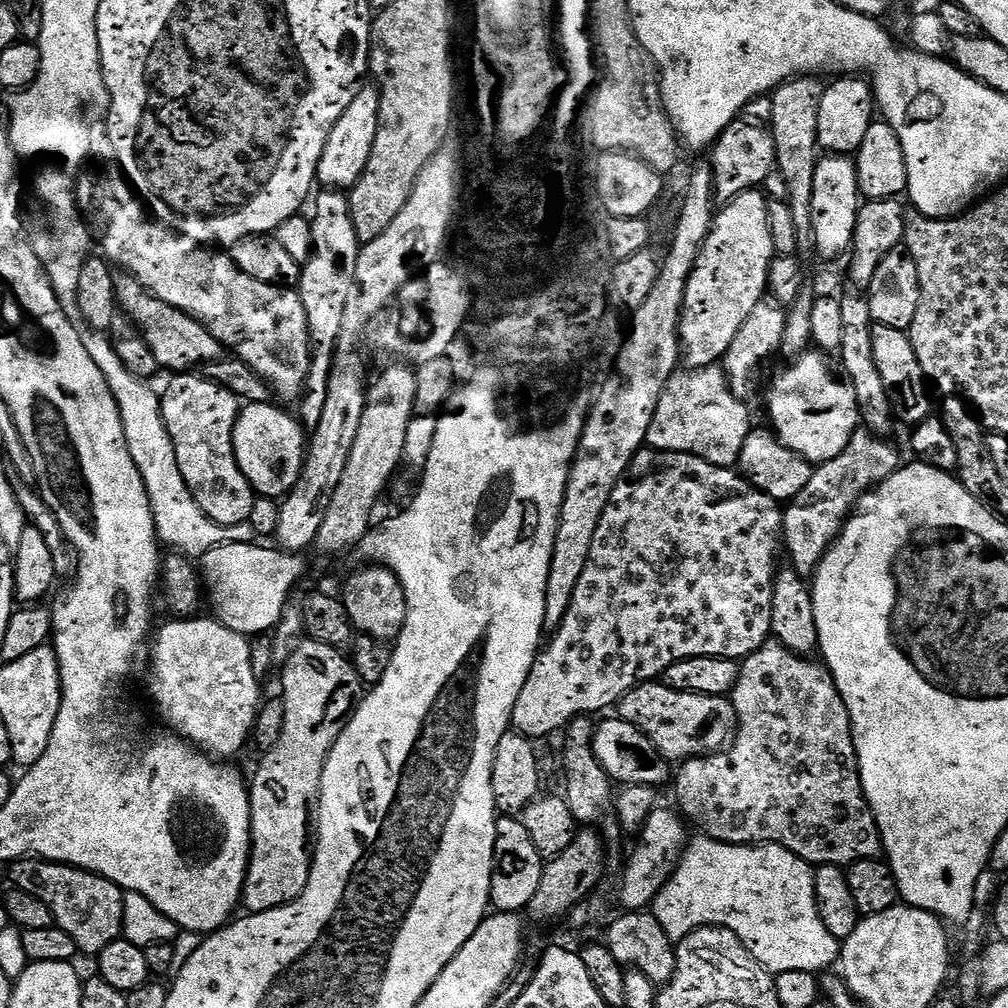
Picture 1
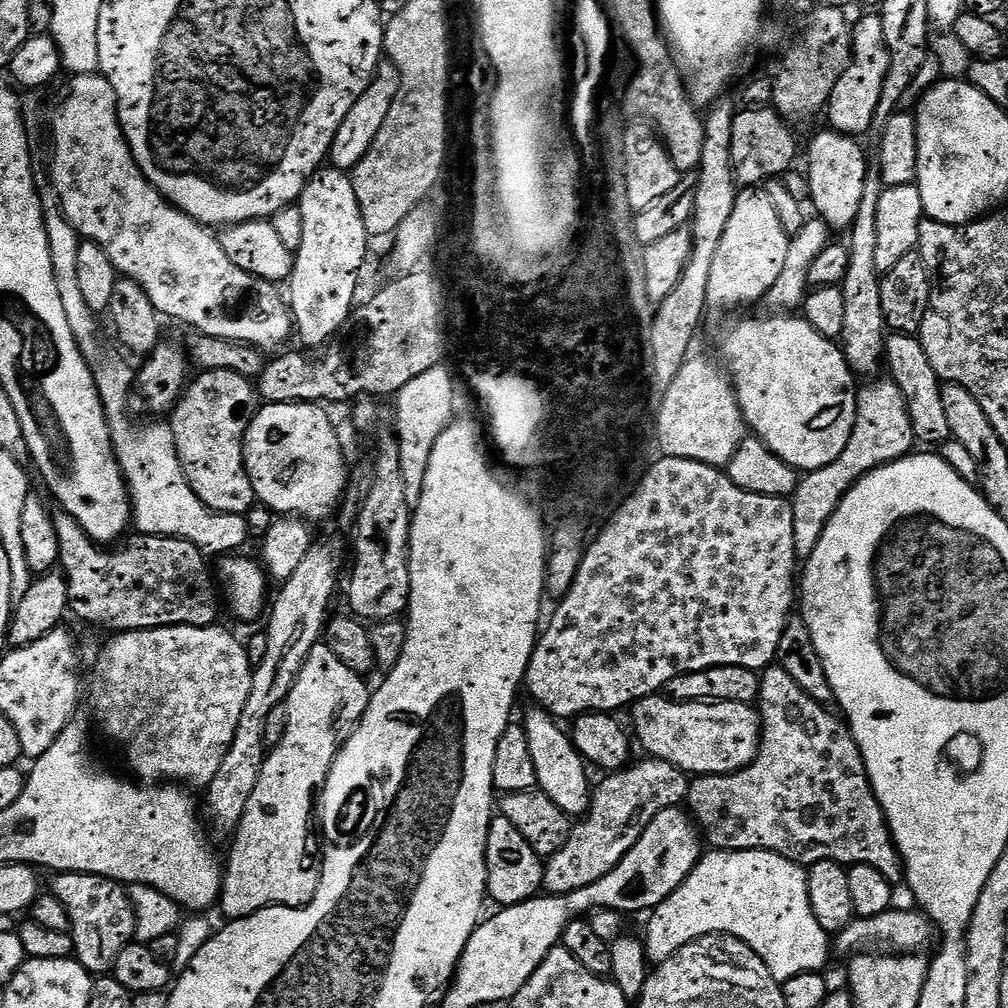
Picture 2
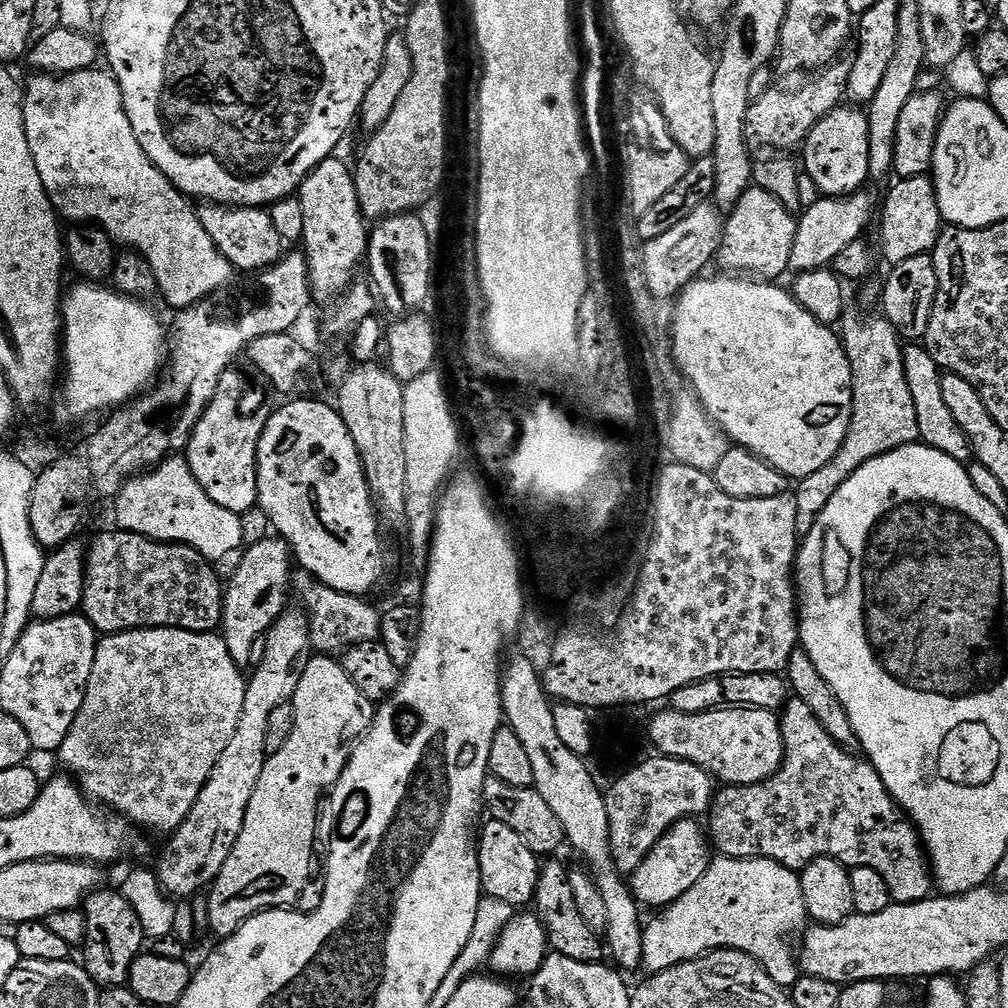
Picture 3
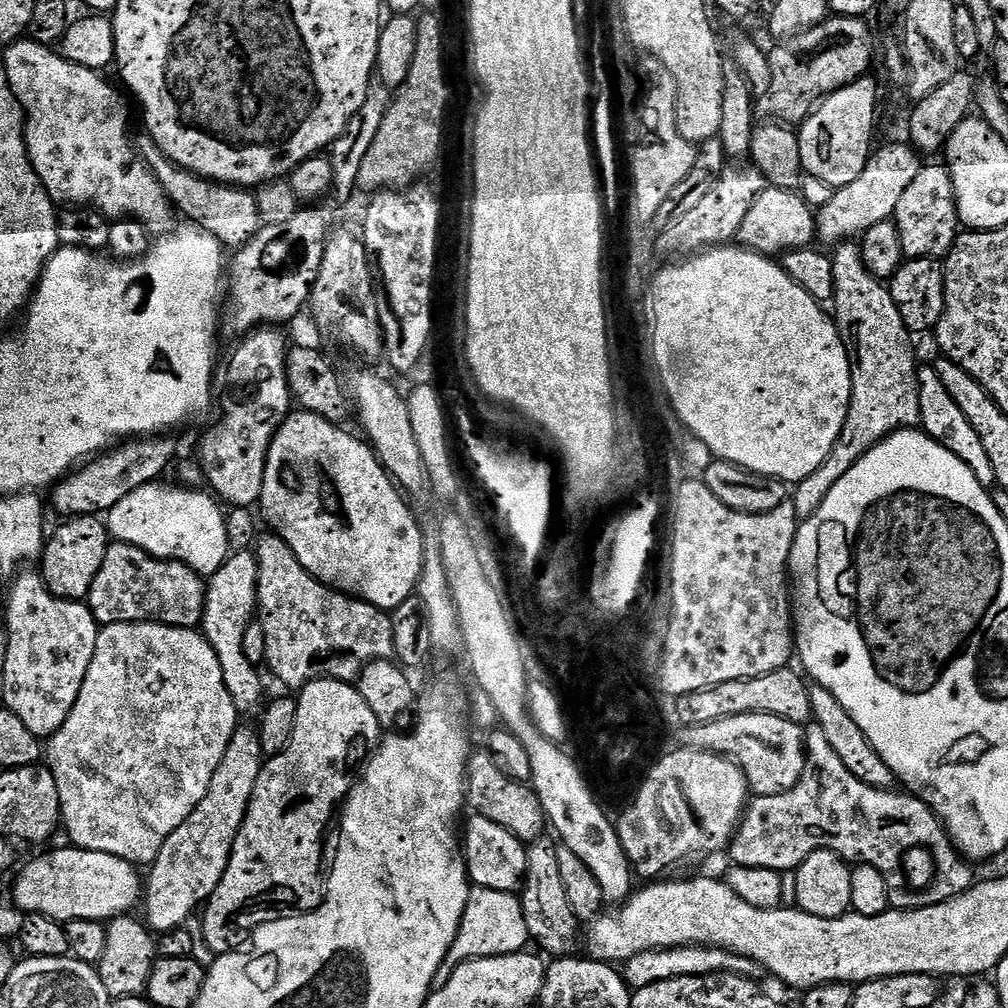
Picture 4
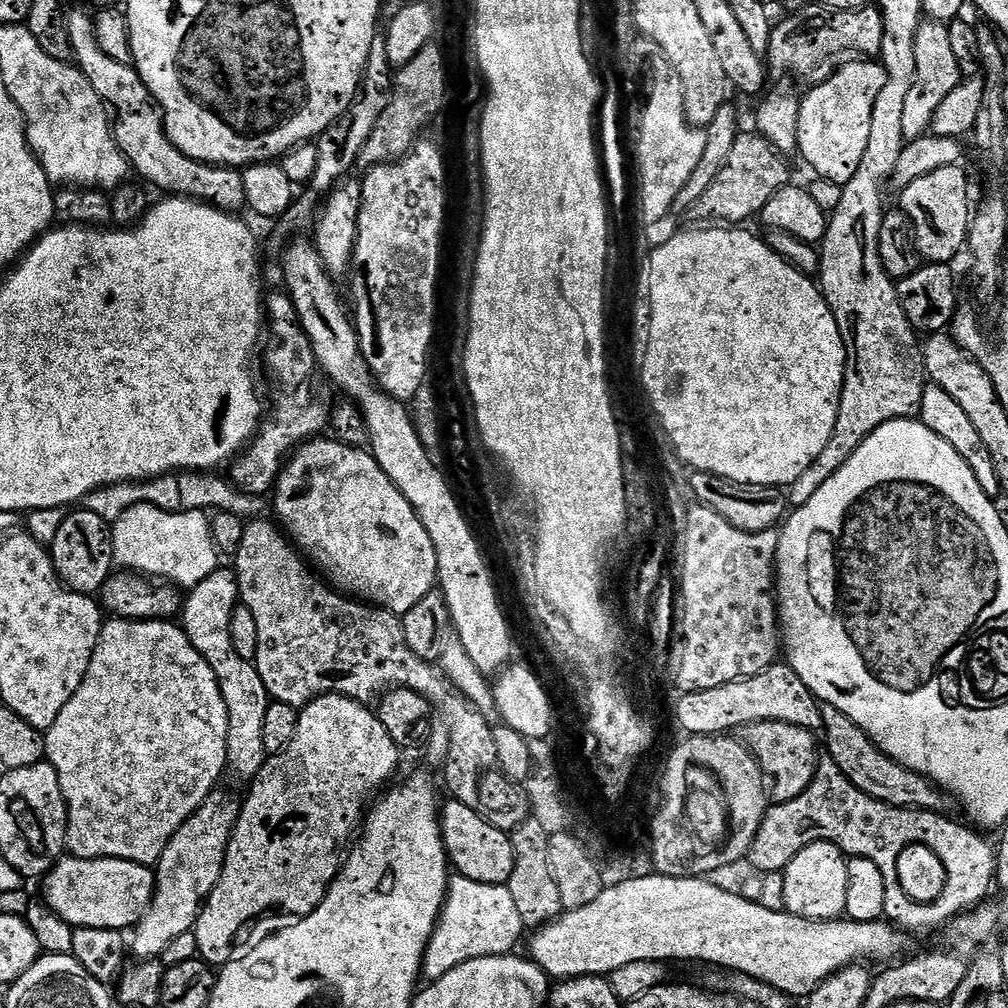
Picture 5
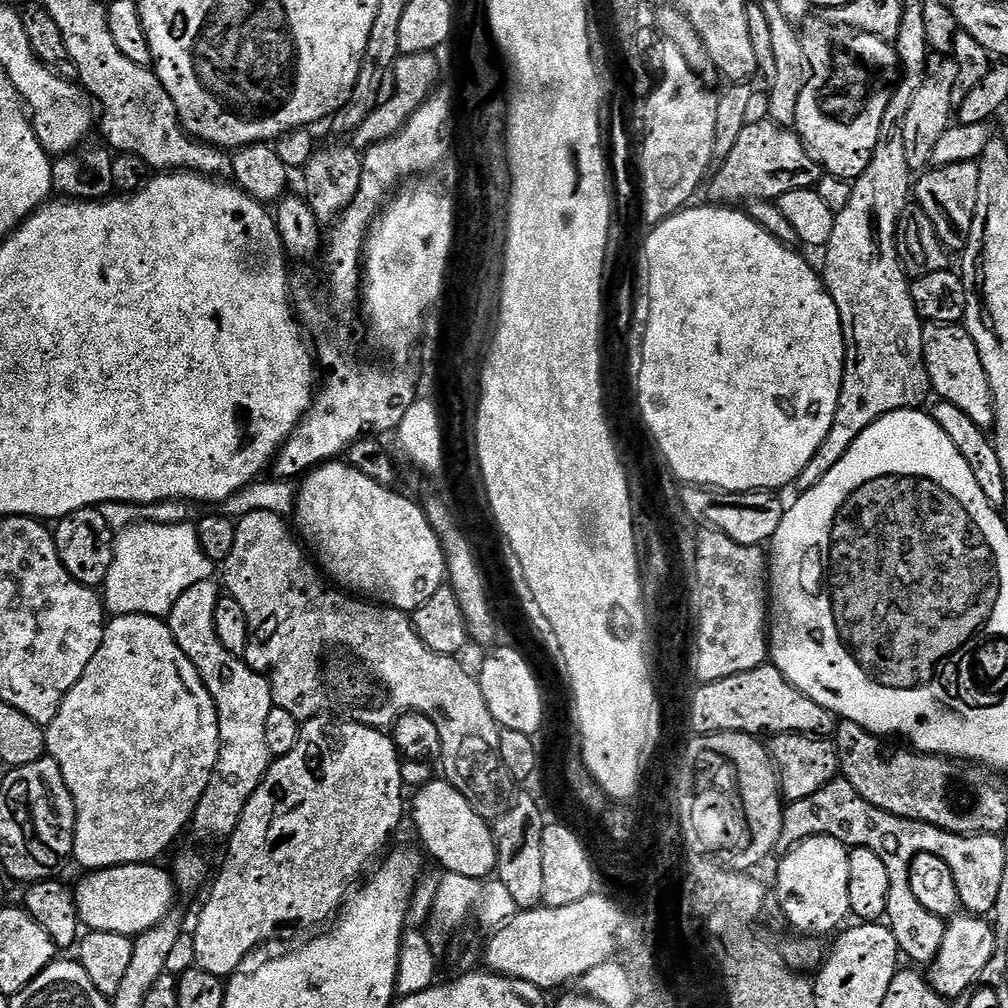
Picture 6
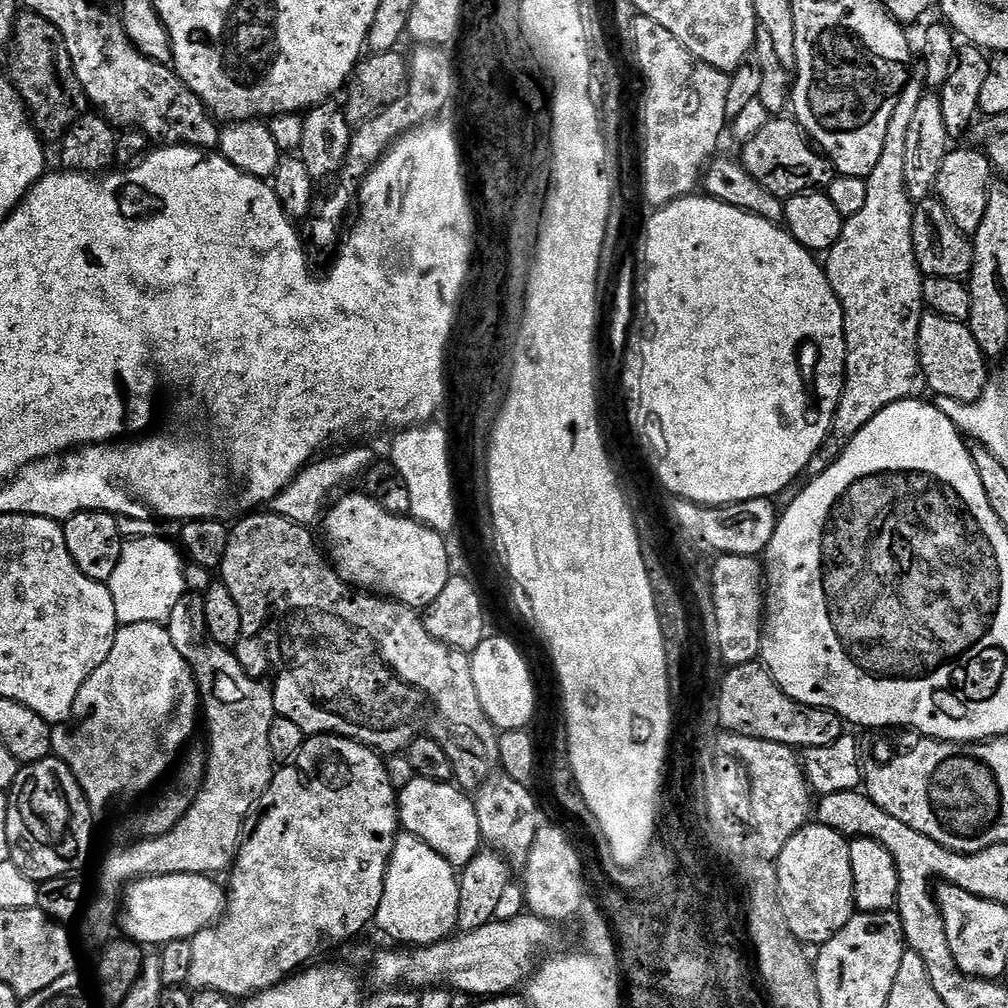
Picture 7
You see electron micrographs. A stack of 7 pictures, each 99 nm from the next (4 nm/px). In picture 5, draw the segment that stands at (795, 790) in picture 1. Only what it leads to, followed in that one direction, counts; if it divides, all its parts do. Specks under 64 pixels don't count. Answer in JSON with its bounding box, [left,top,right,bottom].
[746,754,996,930]

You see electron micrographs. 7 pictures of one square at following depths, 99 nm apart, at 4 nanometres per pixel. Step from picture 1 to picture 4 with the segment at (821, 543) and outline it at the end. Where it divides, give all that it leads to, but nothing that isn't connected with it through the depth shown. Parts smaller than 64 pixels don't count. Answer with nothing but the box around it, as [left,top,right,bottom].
[790,242,920,520]

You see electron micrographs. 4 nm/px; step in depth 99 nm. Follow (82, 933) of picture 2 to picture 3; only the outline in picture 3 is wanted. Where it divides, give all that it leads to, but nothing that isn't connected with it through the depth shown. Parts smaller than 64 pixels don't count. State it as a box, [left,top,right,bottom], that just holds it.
[82,886,146,989]

